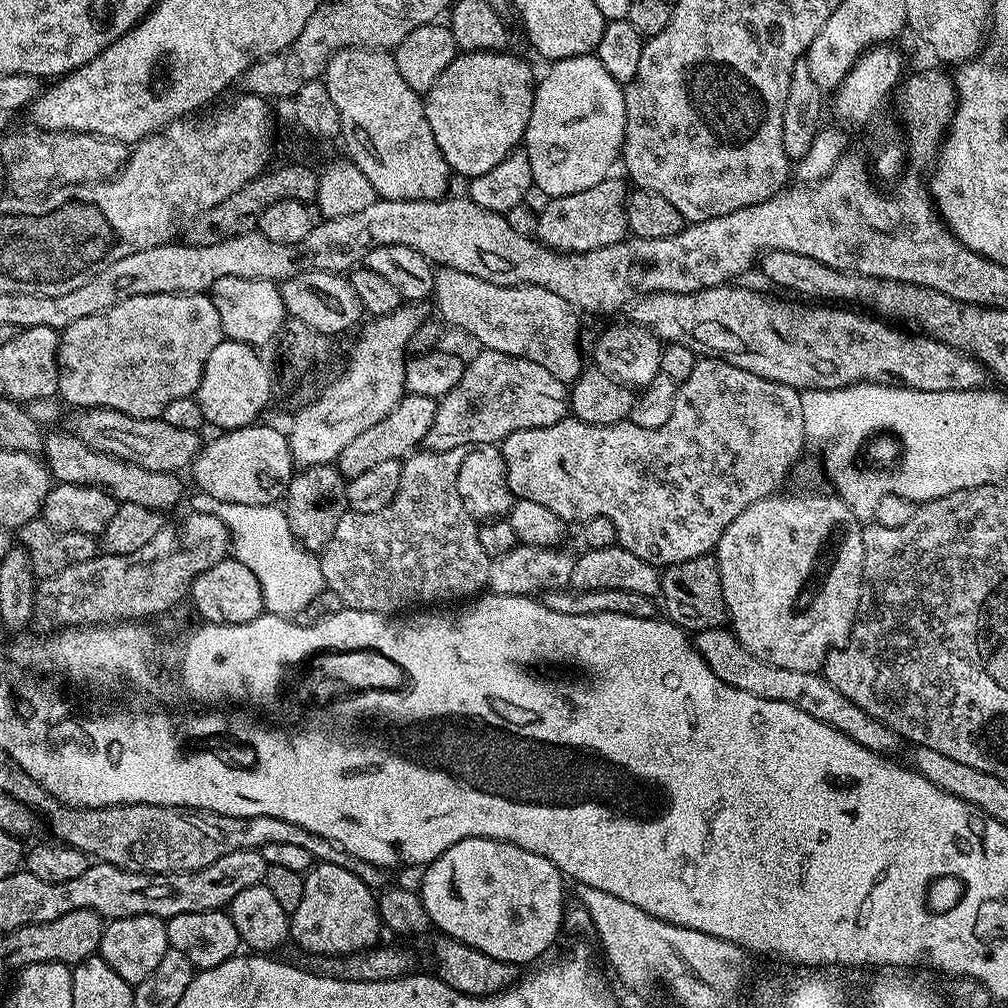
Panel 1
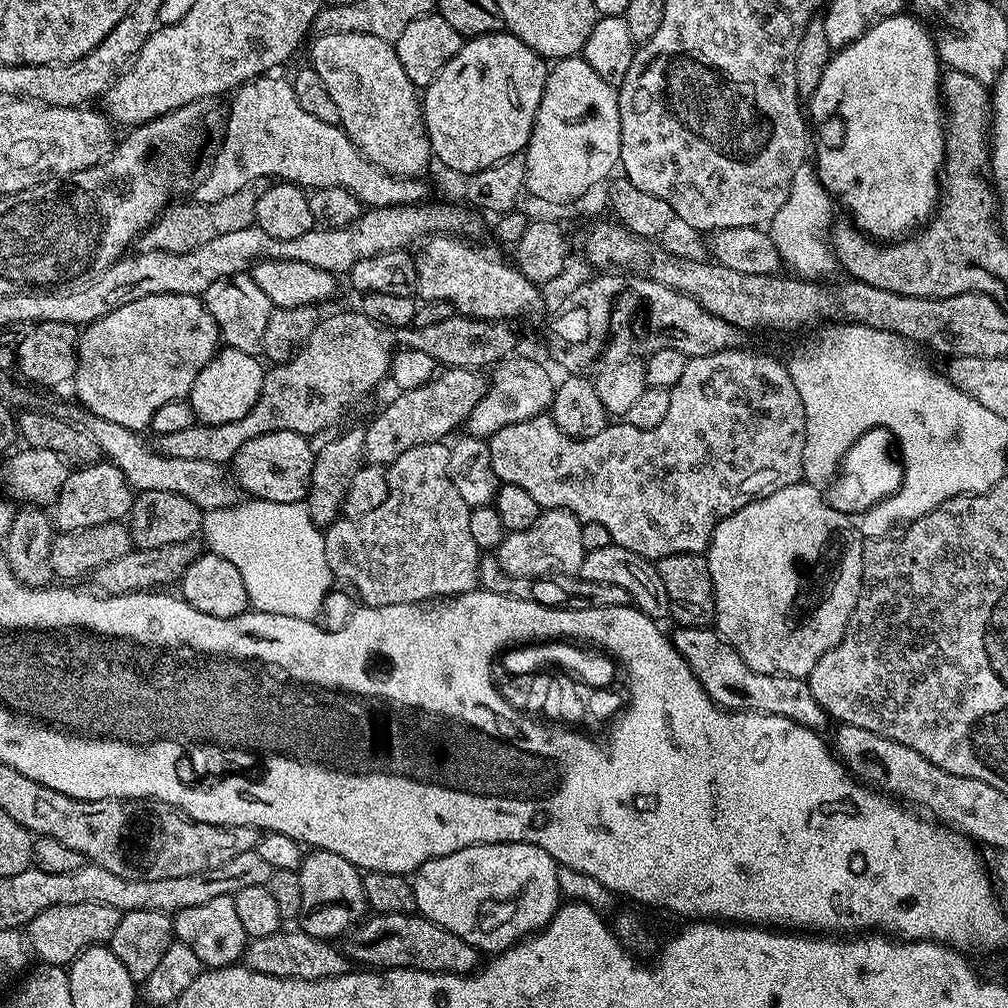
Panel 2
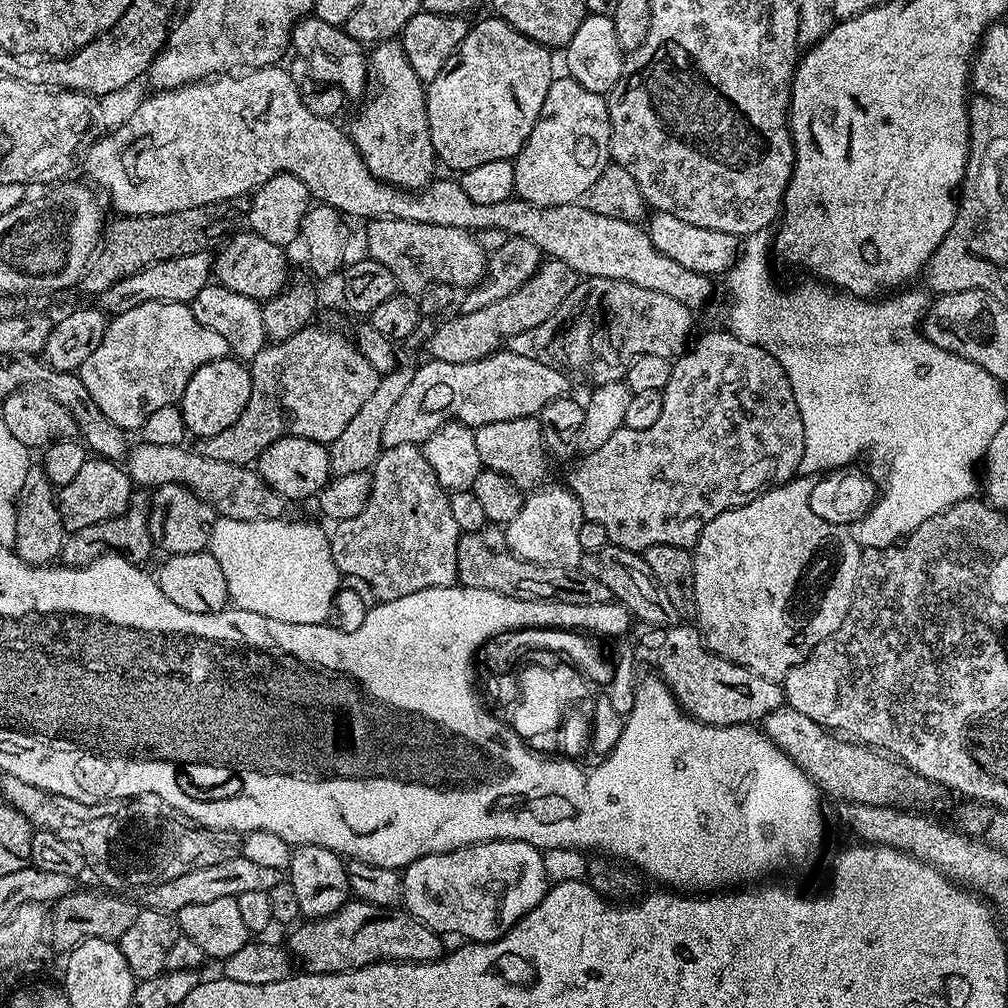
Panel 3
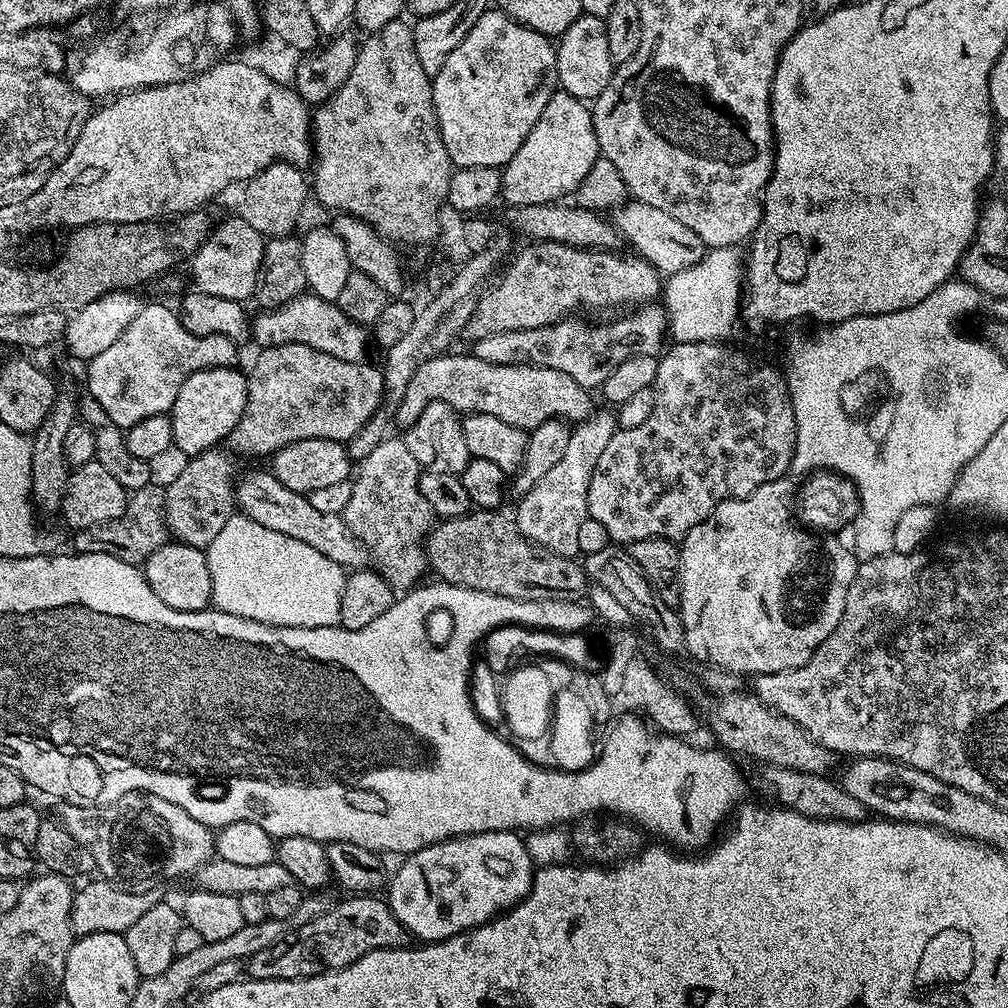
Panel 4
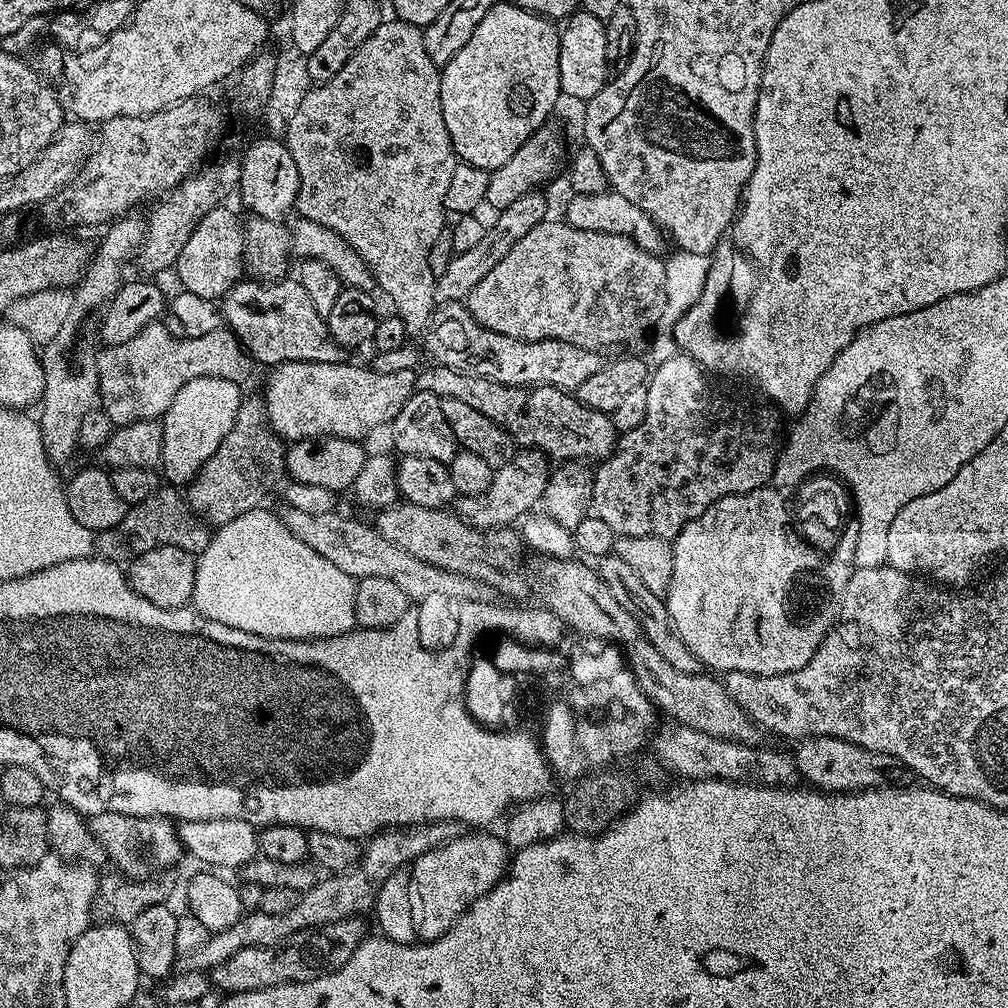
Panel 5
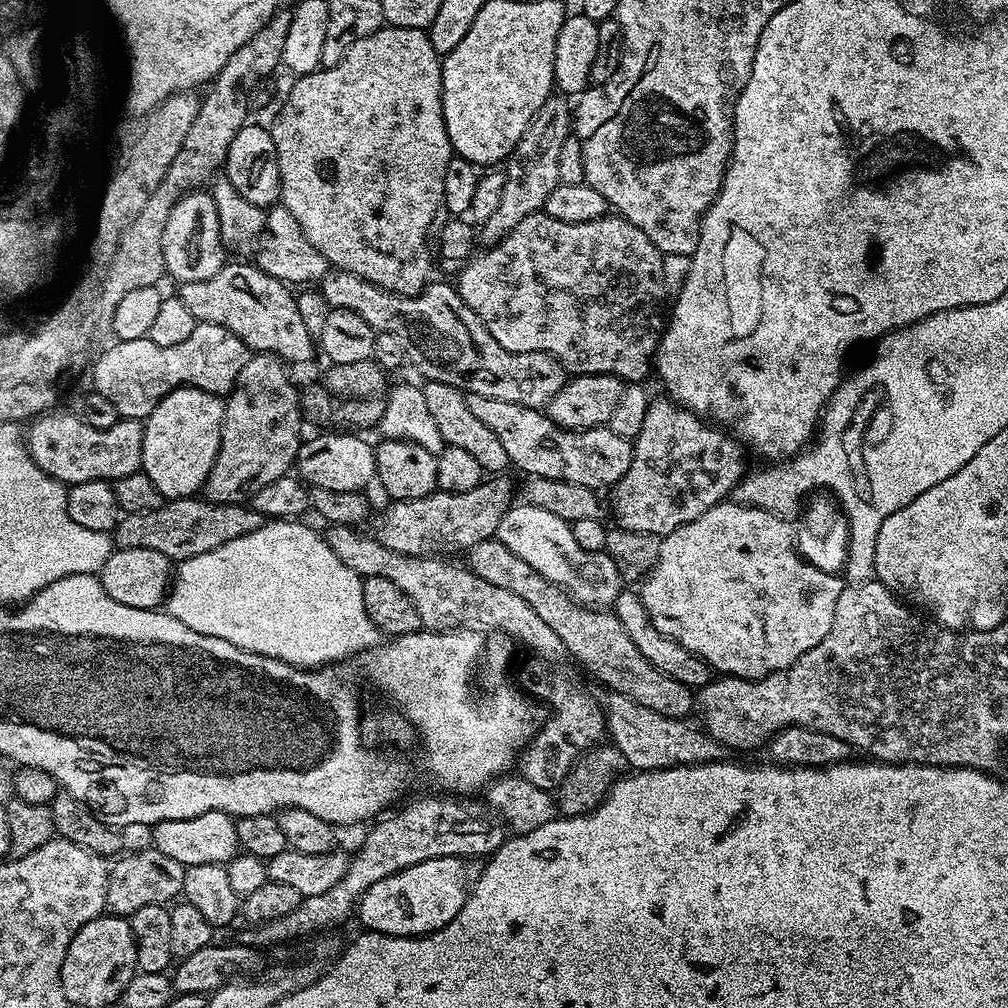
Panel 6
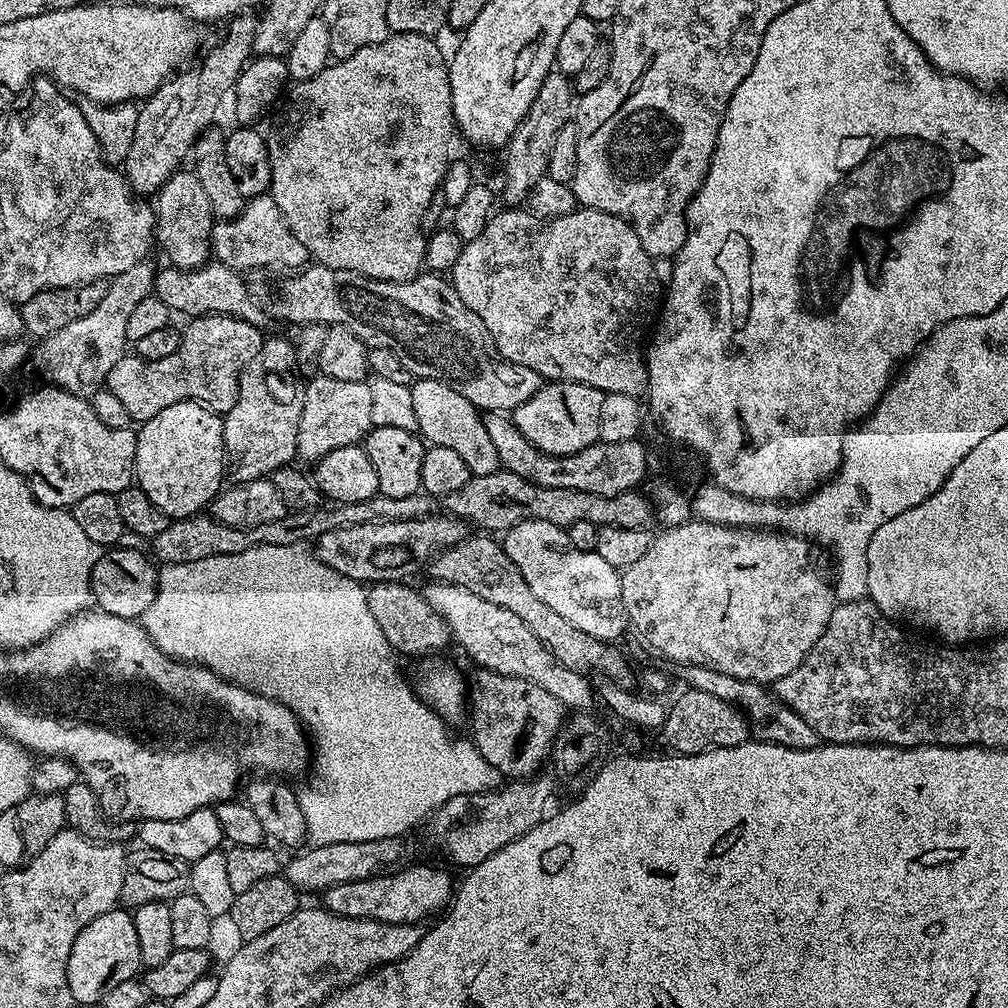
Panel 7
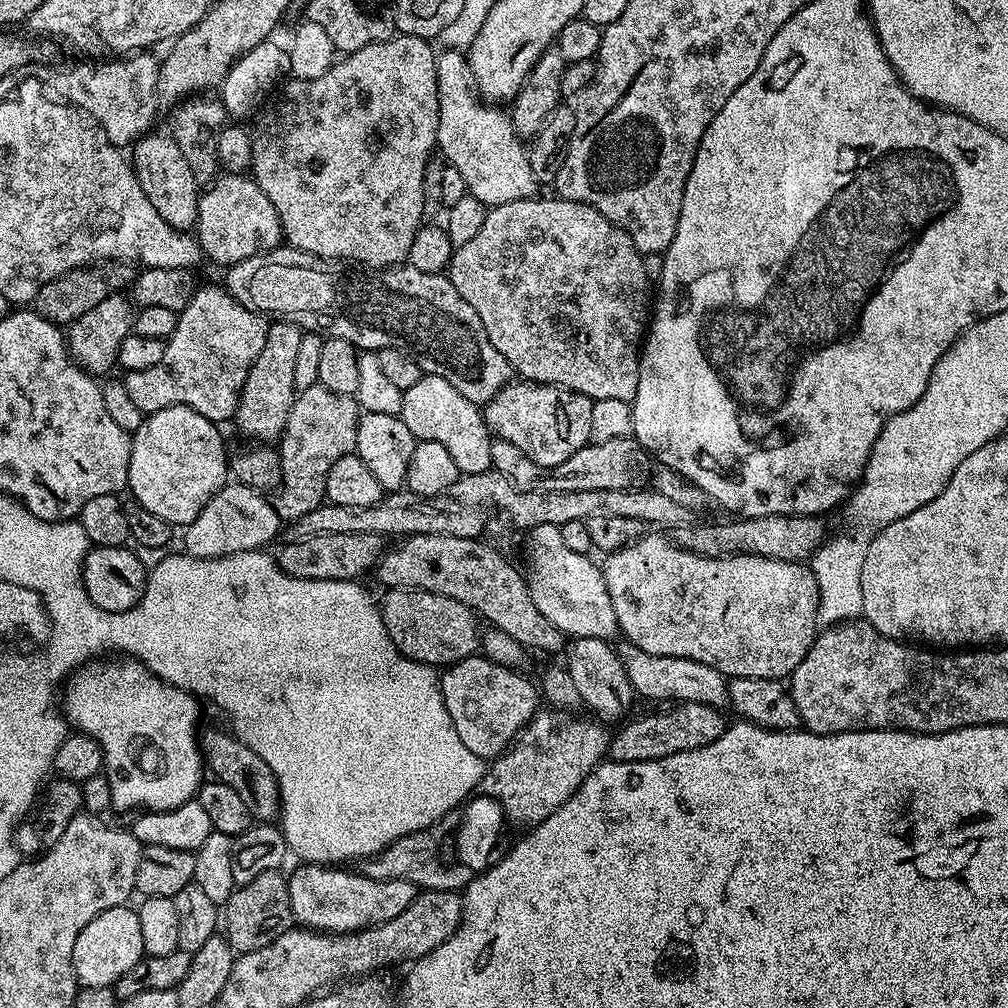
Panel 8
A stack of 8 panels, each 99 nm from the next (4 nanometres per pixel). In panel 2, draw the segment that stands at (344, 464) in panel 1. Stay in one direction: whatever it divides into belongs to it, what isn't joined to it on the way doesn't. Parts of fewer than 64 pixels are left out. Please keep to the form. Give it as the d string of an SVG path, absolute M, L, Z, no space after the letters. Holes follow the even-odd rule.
M444 368L422 387L396 394L364 428L365 461L387 466L402 458L406 450L414 450L414 446L443 441L448 438L444 436L450 435L459 424L461 427L467 421L485 391L486 376L483 371L474 368Z

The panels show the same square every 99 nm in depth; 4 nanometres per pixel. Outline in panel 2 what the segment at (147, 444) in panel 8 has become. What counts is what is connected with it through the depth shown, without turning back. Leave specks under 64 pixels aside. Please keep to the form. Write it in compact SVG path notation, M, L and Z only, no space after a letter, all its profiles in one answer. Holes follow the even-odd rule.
M224 346L217 351L216 357L206 362L202 374L194 378L194 386L187 398L199 423L238 422L238 418L250 414L254 402L258 402L266 371L265 365L260 365L258 361L256 356L242 354L242 350Z

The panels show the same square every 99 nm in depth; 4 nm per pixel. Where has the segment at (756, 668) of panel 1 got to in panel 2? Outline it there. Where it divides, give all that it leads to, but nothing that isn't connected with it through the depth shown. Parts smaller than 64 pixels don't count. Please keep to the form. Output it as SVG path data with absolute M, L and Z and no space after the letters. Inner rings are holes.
M677 627L675 631L676 633L671 633L670 636L673 646L678 650L678 654L682 654L682 658L686 658L686 662L690 666L692 673L698 678L702 690L706 690L708 697L715 704L719 704L721 708L739 710L741 712L765 712L766 714L774 714L782 718L790 718L795 724L801 724L813 730L824 730L824 727L830 724L828 712L822 710L822 706L818 706L818 702L810 694L807 679L799 676L758 674L754 670L750 670L750 666L746 666L746 662L742 662L740 655L724 640L721 640L719 635L711 627Z

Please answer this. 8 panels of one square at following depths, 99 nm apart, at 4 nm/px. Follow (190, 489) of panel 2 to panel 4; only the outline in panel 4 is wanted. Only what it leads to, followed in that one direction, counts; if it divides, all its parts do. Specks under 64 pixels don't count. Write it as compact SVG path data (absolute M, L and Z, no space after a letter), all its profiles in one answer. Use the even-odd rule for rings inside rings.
M271 470L248 472L245 476L243 473L236 481L235 494L236 508L243 515L258 522L258 526L266 526L266 530L278 530L290 538L298 538L298 542L306 542L306 546L314 546L318 554L326 554L330 562L340 565L345 570L365 567L364 545L344 525L343 515L321 514L320 511L314 510L305 493L286 490L286 486L278 482Z

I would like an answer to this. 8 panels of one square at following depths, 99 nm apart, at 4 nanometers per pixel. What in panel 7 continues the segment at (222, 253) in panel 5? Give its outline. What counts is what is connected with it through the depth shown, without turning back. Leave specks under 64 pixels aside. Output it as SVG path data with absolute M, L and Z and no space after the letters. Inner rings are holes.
M184 171L173 173L154 197L155 243L168 255L167 263L171 267L201 268L210 260L214 217L210 198L206 198L206 190L202 190L202 182L198 182L195 171Z

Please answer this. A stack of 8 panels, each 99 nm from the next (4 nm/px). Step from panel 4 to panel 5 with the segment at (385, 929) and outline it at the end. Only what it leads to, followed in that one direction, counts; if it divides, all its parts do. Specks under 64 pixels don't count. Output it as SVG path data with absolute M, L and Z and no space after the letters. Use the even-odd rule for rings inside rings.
M351 916L338 922L298 930L274 946L250 946L246 950L238 950L238 954L226 958L226 962L210 970L211 987L221 988L224 994L253 992L325 976L327 972L346 966L346 962L350 962L350 954L354 954L356 947L366 939L362 921L360 916Z

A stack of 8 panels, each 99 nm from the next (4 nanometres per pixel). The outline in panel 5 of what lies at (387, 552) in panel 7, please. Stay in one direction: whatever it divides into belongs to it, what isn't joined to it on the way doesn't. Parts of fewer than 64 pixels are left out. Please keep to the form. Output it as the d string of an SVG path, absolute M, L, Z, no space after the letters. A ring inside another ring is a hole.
M520 448L513 451L502 467L493 471L492 481L485 492L460 496L455 501L455 511L465 524L475 528L507 528L515 525L520 516L533 511L543 501L549 475L550 461L545 453L534 448Z

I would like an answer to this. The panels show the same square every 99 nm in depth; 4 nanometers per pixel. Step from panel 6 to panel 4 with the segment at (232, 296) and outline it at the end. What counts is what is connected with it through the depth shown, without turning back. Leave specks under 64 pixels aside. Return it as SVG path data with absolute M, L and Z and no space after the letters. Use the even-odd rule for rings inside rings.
M305 294L303 296L299 296L298 298L294 298L290 302L286 302L282 306L278 306L277 308L270 308L259 313L261 316L251 321L250 324L250 336L254 341L257 340L257 345L260 348L273 348L274 346L282 346L283 344L301 344L302 346L310 346L314 350L322 350L326 354L333 355L334 358L342 358L342 362L354 362L355 364L359 364L361 362L367 361L369 359L368 356L368 340L370 344L370 332L367 327L363 324L359 324L358 322L354 322L350 318L346 318L346 314L342 314L342 310L339 308L335 302L330 300L323 300L322 298L318 298L317 296L311 294Z

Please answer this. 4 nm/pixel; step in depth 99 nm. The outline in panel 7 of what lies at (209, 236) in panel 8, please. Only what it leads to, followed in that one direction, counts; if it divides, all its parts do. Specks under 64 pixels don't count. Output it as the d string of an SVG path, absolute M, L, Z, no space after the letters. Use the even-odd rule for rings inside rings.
M270 194L263 196L253 196L244 205L237 216L231 220L217 219L212 225L212 246L211 255L219 263L225 264L227 268L235 268L241 273L248 274L251 268L292 268L288 270L300 270L309 263L310 257L307 250L294 238L282 210L278 210L278 202Z

